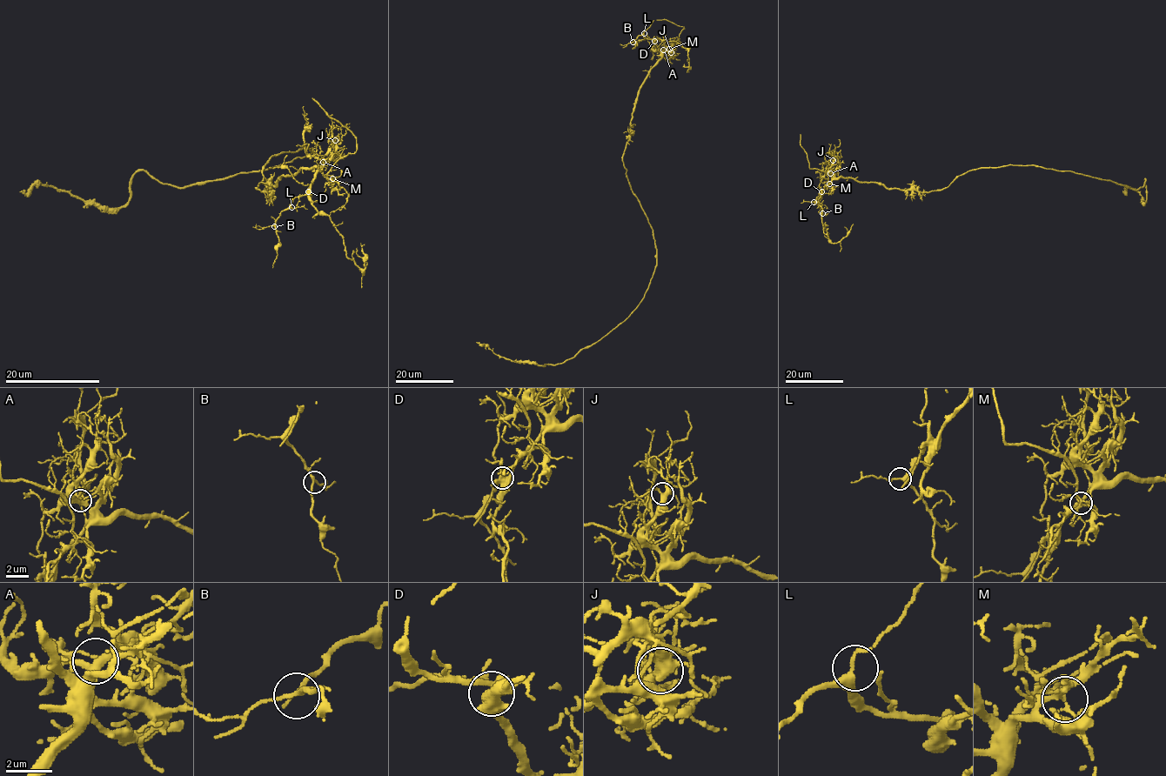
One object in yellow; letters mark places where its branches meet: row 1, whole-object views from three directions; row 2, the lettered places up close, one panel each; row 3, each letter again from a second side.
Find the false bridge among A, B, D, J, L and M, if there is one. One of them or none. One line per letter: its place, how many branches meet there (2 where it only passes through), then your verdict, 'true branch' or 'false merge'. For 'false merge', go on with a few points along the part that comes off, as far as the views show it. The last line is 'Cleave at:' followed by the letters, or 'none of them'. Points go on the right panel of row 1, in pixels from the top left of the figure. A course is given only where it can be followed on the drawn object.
A: place (830, 173); branches 4; true branch
B: place (822, 213); branches 3; true branch
D: place (821, 191); branches 5; false merge; course (821, 191), (815, 203), (821, 211), (822, 223), (829, 238)
J: place (833, 160); branches 6; true branch
L: place (814, 202); branches 3; true branch
M: place (829, 183); branches 6; true branch
Cleave at: D

